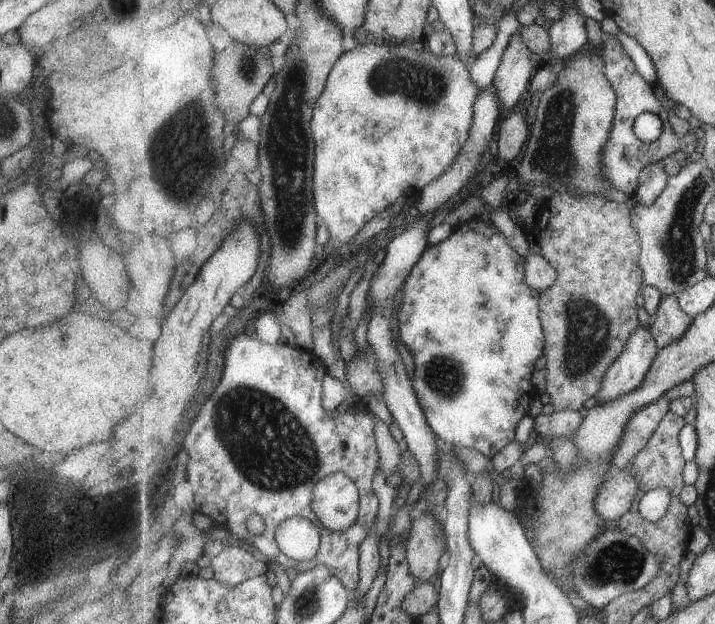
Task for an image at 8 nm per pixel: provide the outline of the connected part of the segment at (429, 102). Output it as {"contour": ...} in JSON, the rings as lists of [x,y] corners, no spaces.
{"contour":[[[360,44],[343,54],[342,58],[339,58],[334,70],[330,73],[330,78],[327,80],[326,90],[321,94],[316,104],[317,108],[315,108],[312,122],[316,143],[316,164],[314,165],[315,210],[331,232],[331,238],[325,245],[328,249],[327,254],[323,258],[335,257],[338,253],[346,250],[355,236],[367,226],[368,221],[373,220],[379,212],[383,212],[385,208],[391,206],[397,198],[410,196],[413,192],[422,193],[437,178],[447,174],[451,170],[451,166],[455,166],[459,154],[463,154],[463,148],[467,146],[467,140],[471,136],[471,128],[473,128],[475,122],[475,104],[478,98],[482,96],[481,88],[471,78],[471,69],[456,56],[438,56],[426,47],[422,50],[415,50],[413,47],[402,45]]]}

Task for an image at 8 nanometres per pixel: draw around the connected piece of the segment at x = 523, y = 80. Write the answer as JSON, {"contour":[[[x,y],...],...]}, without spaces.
{"contour":[[[521,33],[513,34],[513,38],[503,54],[501,64],[495,72],[493,86],[499,96],[499,106],[506,116],[507,112],[519,102],[525,89],[530,88],[530,83],[535,76],[533,73],[537,72],[531,62],[531,53],[527,44],[523,42]]]}

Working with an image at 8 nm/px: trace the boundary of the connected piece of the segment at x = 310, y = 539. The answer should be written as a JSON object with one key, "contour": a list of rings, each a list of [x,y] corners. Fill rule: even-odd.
{"contour":[[[301,516],[287,518],[279,524],[276,540],[283,554],[299,562],[315,559],[322,544],[320,529]]]}

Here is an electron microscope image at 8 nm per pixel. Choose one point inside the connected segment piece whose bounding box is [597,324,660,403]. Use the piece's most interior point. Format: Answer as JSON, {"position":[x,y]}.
{"position":[626,375]}

